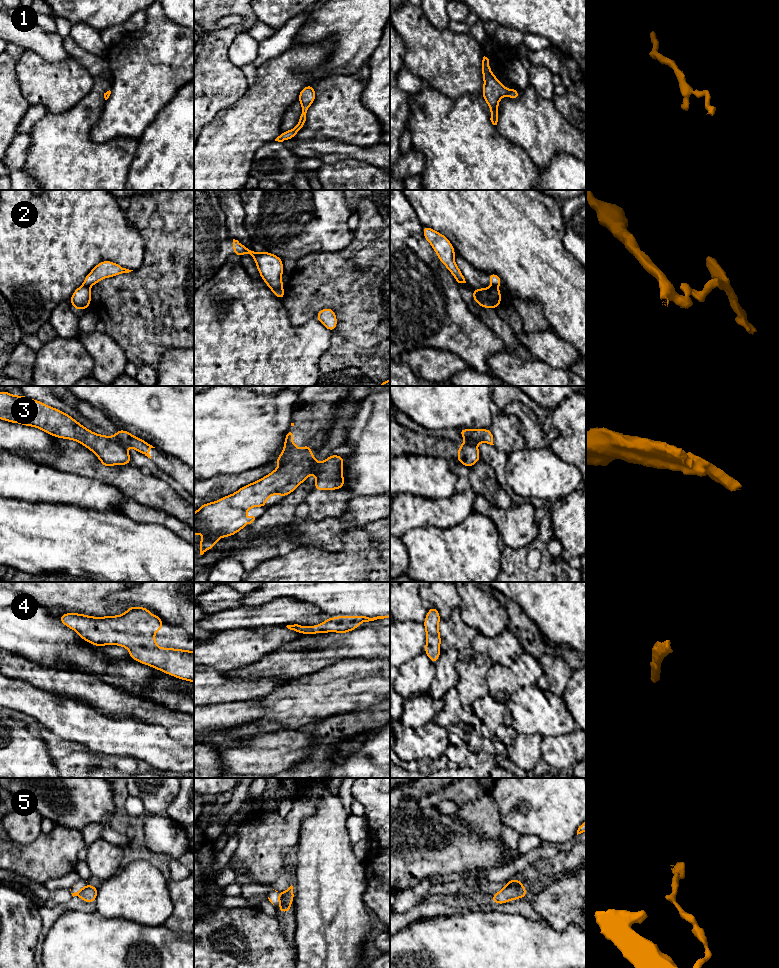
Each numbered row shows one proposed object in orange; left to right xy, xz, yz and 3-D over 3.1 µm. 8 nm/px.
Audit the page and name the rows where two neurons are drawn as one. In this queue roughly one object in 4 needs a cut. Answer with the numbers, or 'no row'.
2, 3, 5

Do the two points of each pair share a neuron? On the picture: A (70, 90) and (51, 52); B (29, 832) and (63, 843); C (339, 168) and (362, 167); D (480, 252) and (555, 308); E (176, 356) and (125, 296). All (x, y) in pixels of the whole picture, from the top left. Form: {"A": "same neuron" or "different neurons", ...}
{"A": "different neurons", "B": "different neurons", "C": "same neuron", "D": "same neuron", "E": "different neurons"}

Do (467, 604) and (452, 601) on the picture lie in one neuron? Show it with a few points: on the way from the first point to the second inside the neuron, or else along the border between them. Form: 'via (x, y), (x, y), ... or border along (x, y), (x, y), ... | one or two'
border along (457, 592), (460, 598), (458, 608) | two

